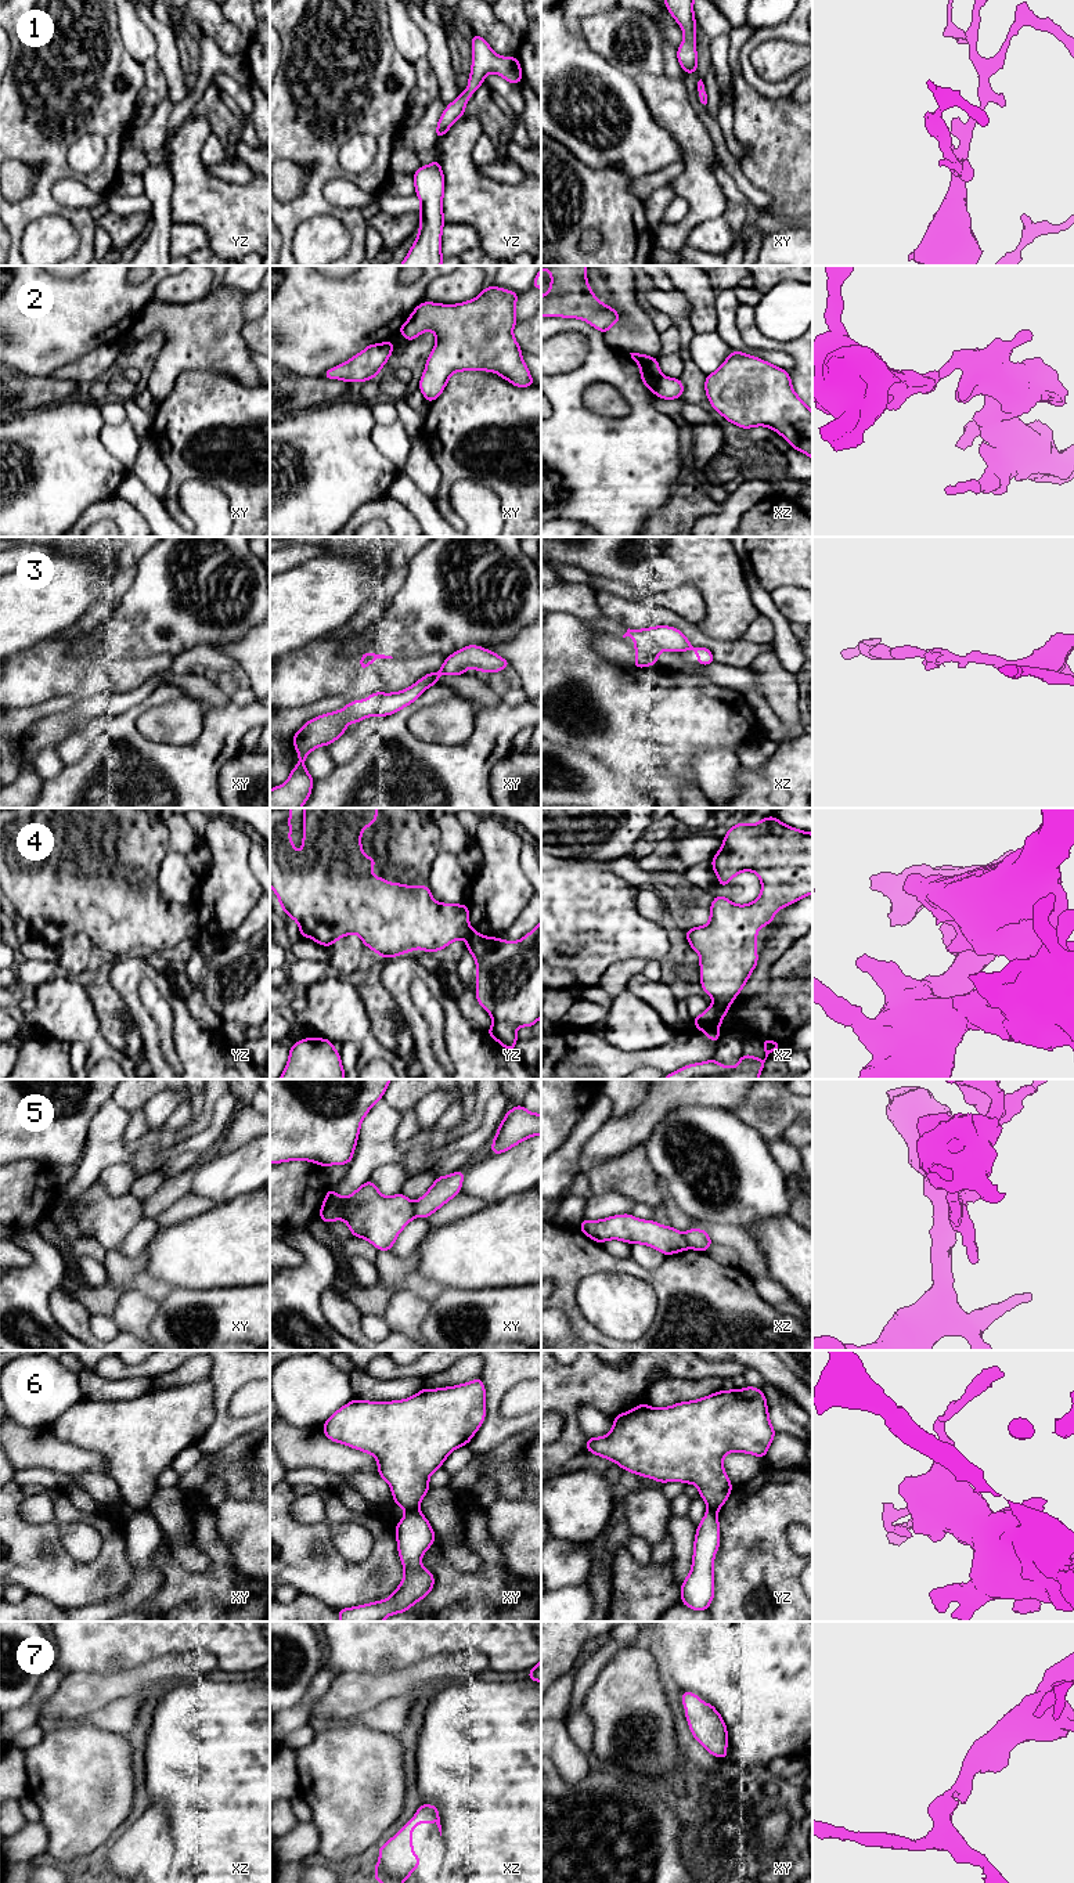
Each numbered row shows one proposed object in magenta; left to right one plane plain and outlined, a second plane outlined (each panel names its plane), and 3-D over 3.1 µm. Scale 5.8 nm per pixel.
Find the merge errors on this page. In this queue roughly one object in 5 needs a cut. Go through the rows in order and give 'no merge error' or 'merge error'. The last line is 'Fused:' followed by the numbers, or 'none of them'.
1: no merge error
2: merge error
3: no merge error
4: merge error
5: merge error
6: merge error
7: no merge error
Fused: 2, 4, 5, 6

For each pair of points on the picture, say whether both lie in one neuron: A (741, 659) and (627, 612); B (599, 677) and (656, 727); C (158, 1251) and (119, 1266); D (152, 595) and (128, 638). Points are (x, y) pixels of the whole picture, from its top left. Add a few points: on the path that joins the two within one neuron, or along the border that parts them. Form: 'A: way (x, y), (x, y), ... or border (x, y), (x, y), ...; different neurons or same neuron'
A: way (713, 645), (699, 639), (673, 619), (655, 616); same neuron
B: way (613, 691), (642, 720); same neuron
C: border (146, 1248), (147, 1268), (144, 1270); different neurons
D: way (152, 606), (152, 613), (139, 627); same neuron

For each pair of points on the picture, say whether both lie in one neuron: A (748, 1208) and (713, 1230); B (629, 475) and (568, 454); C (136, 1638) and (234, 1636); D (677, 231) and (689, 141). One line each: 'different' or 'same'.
A: different
B: same
C: same
D: same

